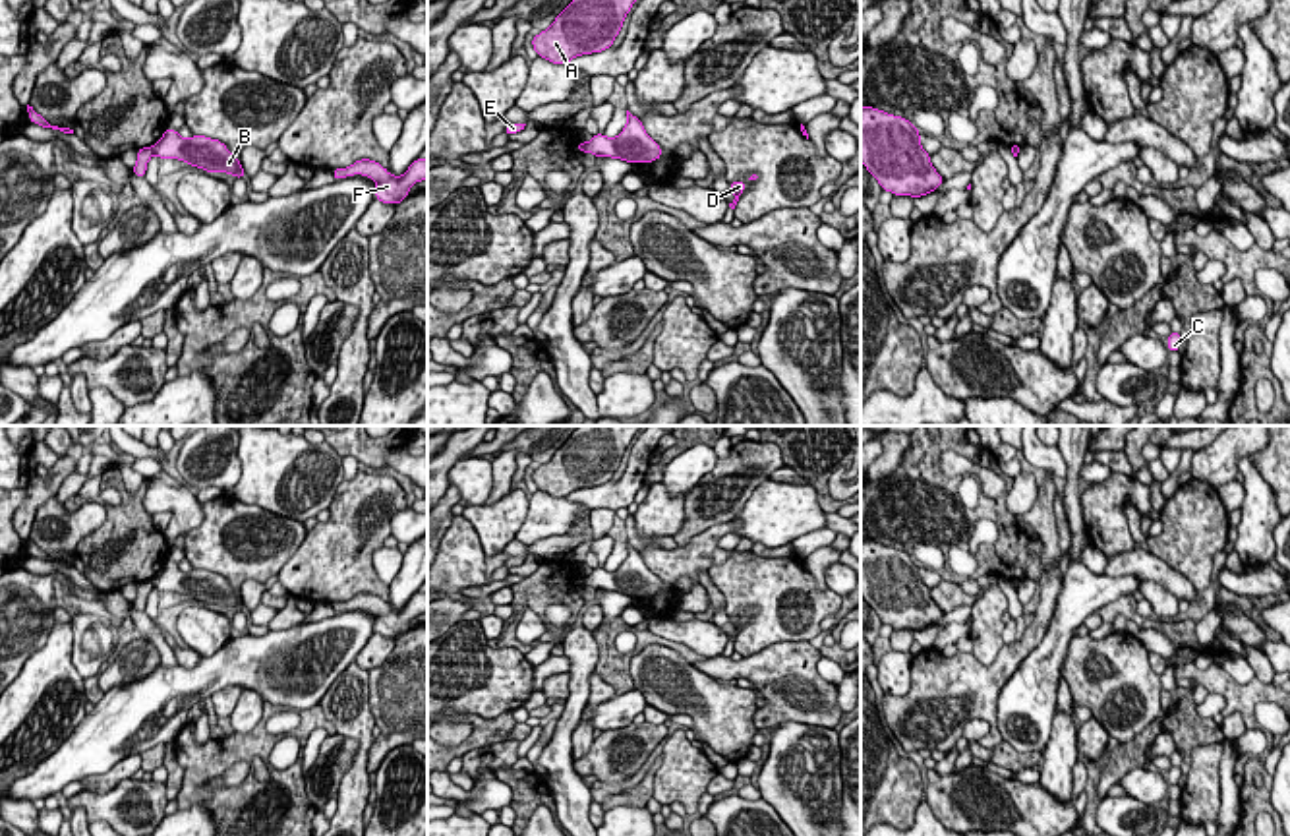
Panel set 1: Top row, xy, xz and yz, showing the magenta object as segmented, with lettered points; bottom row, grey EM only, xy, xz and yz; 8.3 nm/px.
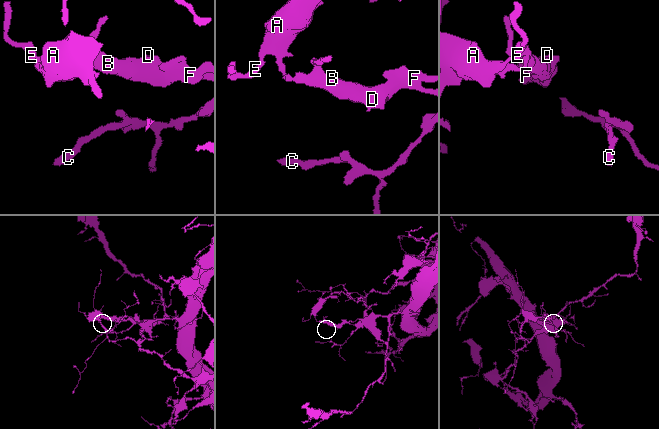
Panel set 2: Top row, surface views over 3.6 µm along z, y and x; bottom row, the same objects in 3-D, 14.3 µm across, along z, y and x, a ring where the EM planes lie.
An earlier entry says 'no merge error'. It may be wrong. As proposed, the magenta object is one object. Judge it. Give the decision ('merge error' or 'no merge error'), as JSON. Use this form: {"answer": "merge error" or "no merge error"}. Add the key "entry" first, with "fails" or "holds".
{"entry": "fails", "answer": "merge error"}

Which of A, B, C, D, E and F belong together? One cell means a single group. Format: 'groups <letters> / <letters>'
groups A E F / B C D

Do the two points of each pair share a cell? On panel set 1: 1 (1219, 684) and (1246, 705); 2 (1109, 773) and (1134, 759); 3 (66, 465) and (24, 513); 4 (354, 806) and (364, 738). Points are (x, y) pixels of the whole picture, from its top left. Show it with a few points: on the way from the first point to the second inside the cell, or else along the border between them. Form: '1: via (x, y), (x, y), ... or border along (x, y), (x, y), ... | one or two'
1: via (1225, 686), (1240, 699) | one
2: via (1114, 769), (1128, 759) | one
3: via (57, 477), (33, 502) | one
4: via (354, 788), (362, 755) | one

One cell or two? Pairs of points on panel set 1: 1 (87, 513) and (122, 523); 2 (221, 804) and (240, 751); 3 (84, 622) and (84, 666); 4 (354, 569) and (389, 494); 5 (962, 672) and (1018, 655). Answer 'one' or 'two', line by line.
1: two
2: one
3: one
4: one
5: one

